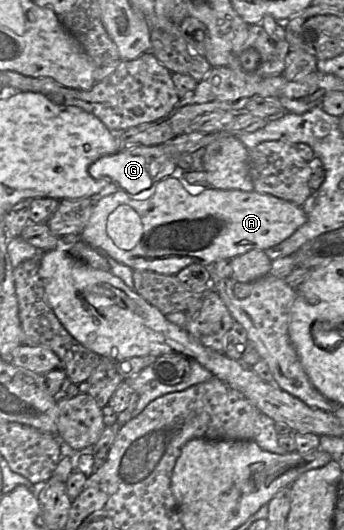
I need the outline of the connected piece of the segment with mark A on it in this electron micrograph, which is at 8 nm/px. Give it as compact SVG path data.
M177 166L171 176L140 193L132 195L118 189L108 196L97 198L79 239L133 270L176 275L192 264L210 267L217 261L233 259L250 250L266 251L289 238L307 220L302 207L289 201L255 190L246 192L192 187L182 179L184 173Z

